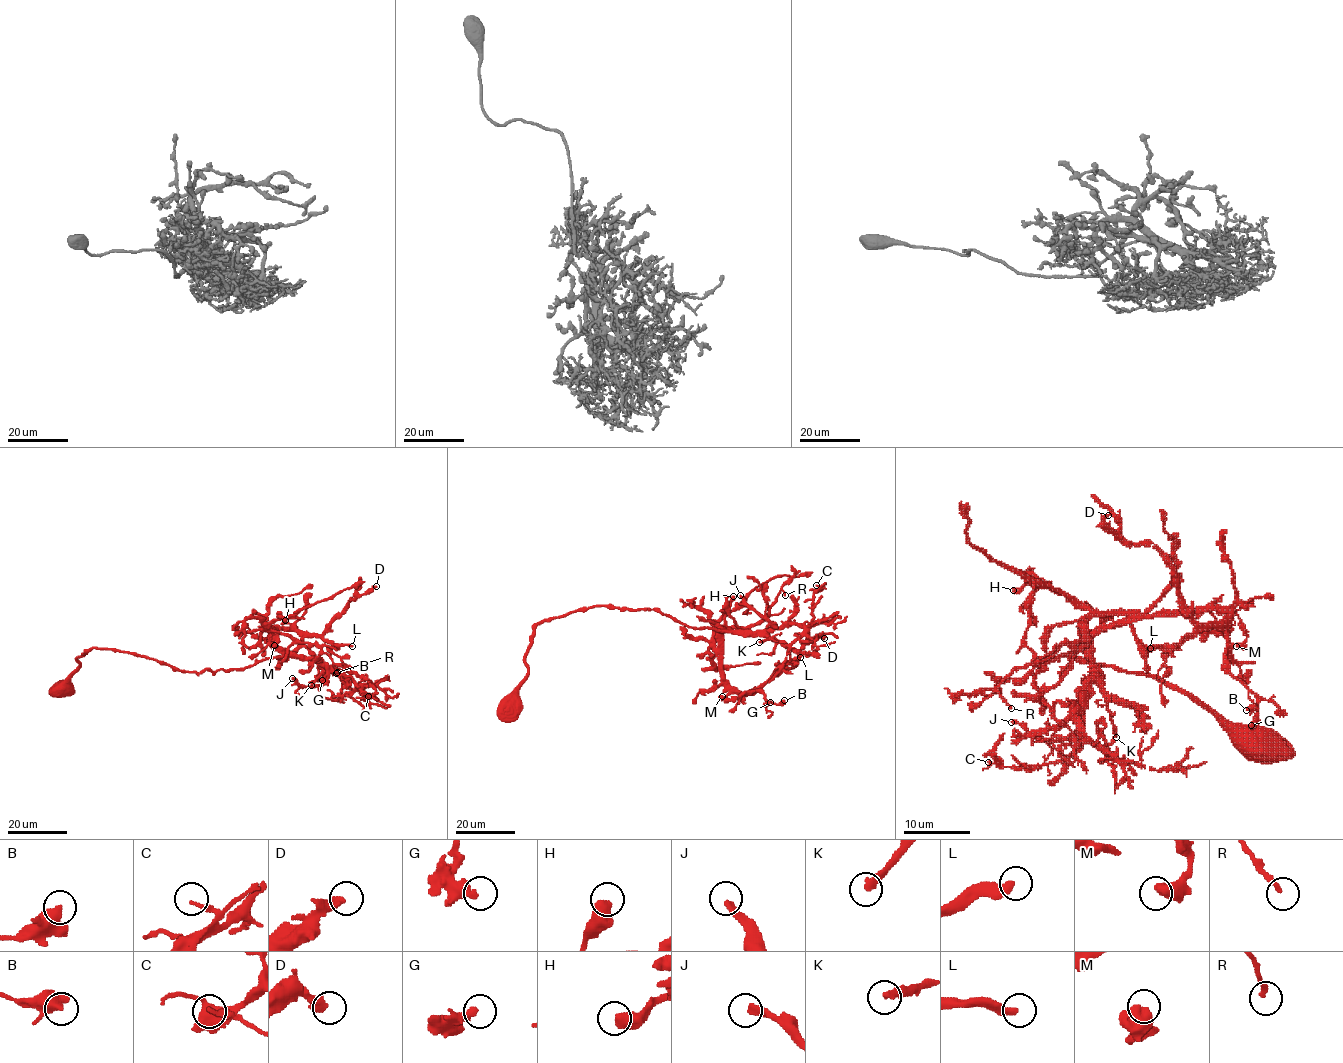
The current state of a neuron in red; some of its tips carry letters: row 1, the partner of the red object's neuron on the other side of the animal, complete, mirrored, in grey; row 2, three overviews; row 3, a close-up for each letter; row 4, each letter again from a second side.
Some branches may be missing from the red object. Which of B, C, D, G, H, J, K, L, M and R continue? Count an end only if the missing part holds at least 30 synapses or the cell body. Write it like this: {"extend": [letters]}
{"extend": ["L"]}

